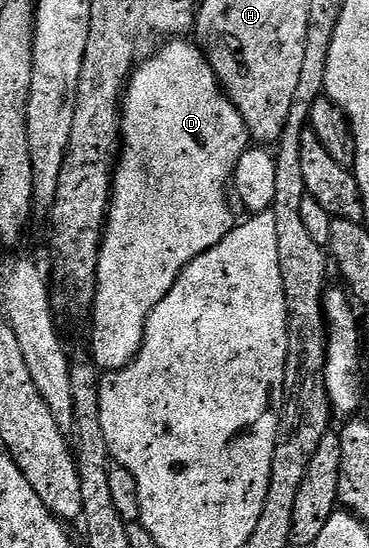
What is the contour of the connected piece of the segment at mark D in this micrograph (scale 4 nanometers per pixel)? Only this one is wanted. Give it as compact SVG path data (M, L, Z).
M172 39L161 44L158 51L153 52L147 59L141 60L133 69L128 78L128 87L124 91L122 112L120 115L120 136L122 138L122 156L114 169L112 178L112 199L108 203L108 219L104 231L104 242L100 244L100 262L98 263L98 275L96 276L96 301L92 305L90 322L92 321L92 349L97 370L111 371L121 369L129 365L138 355L140 344L144 338L144 323L148 314L162 303L162 299L174 287L174 283L180 278L180 272L188 266L198 255L210 251L234 228L232 213L228 210L228 197L224 194L224 188L229 188L232 172L236 169L238 159L250 147L248 128L242 119L242 115L222 92L210 63L205 59L204 52L199 44L188 39Z

